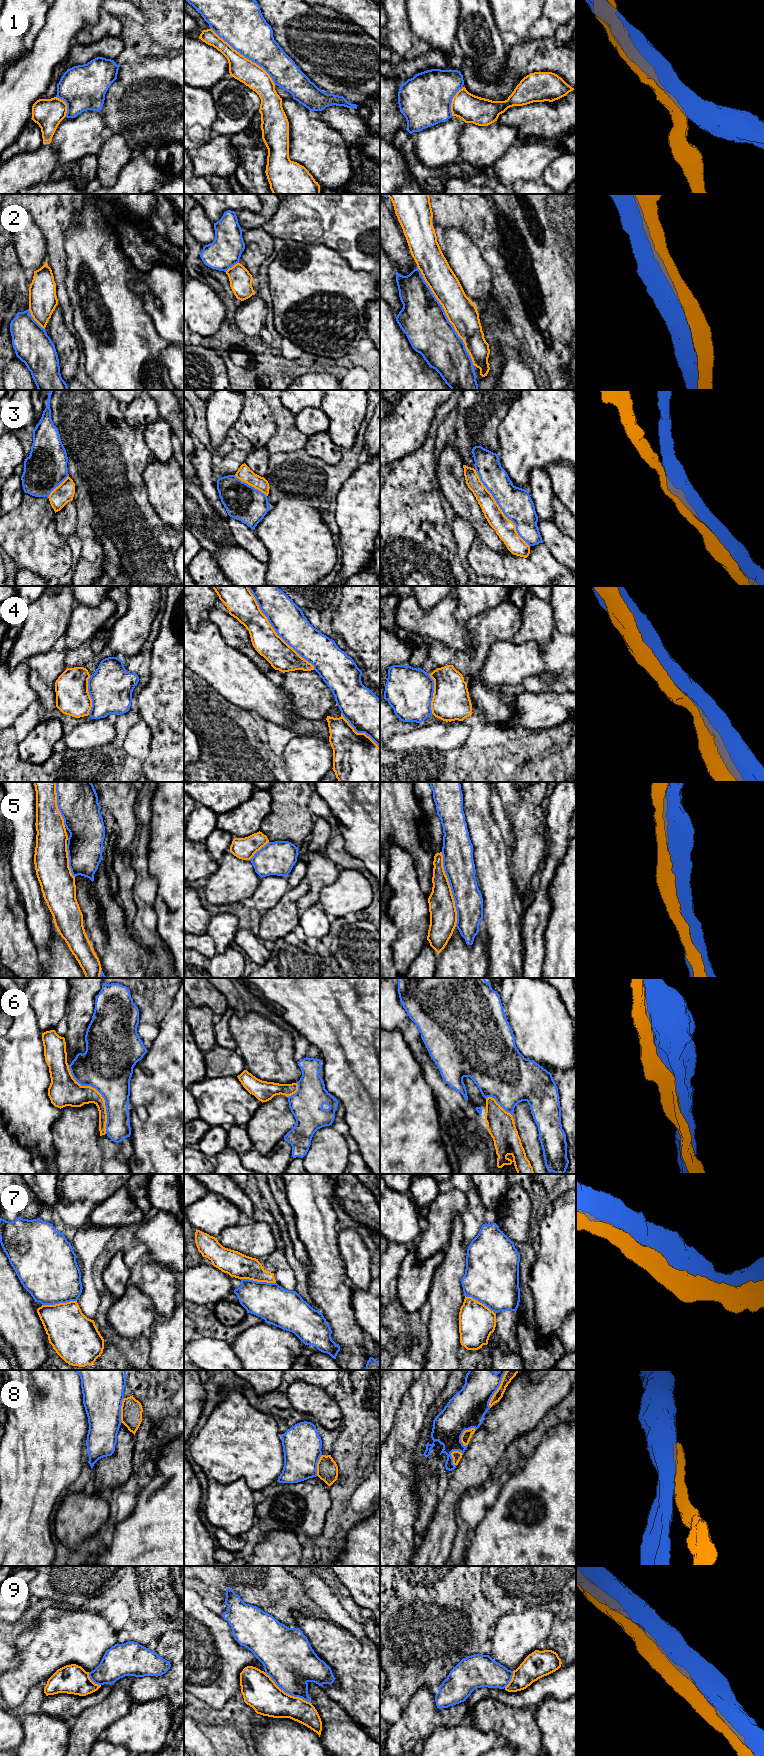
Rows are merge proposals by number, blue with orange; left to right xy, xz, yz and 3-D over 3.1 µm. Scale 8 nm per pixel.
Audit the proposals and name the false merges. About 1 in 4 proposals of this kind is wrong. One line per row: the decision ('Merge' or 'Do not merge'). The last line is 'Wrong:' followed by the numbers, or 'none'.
1: Do not merge
2: Merge
3: Do not merge
4: Merge
5: Merge
6: Merge
7: Merge
8: Merge
9: Merge
Wrong: 1, 3

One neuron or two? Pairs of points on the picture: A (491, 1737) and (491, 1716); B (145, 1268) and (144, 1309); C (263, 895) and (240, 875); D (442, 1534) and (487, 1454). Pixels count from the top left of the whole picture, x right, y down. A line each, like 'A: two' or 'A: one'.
A: two
B: two
C: two
D: one

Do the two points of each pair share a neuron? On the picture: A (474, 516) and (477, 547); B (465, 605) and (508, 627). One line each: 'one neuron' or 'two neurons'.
A: two neurons
B: one neuron

